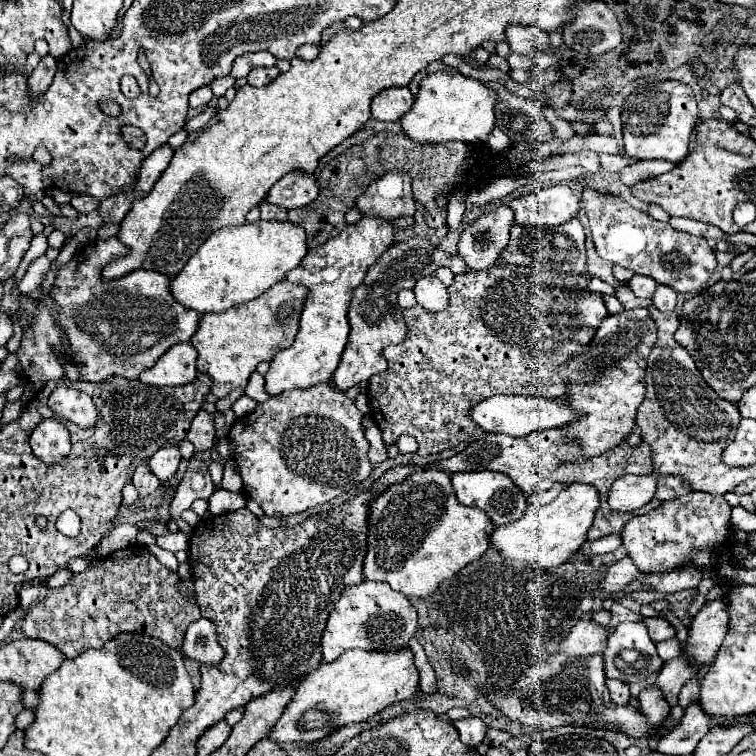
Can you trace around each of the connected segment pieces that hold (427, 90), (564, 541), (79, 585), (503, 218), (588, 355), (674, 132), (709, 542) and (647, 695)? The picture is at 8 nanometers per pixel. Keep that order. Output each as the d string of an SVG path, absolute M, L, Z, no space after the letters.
M446 65L442 71L428 73L420 81L418 97L412 109L402 117L402 127L408 137L416 143L444 143L444 141L464 141L464 143L484 143L486 137L496 127L494 105L498 103L498 93L480 79L462 75L458 69Z
M572 483L554 501L546 505L530 503L526 513L518 521L496 527L490 541L506 559L528 561L531 565L542 569L557 567L568 562L588 539L586 535L594 523L598 507L600 507L600 495L594 485Z
M128 545L102 559L96 567L74 575L64 587L48 589L46 599L28 609L22 631L32 639L54 645L66 657L78 657L90 647L100 649L124 631L154 635L178 649L182 647L188 625L200 619L200 609L194 601L182 599L174 583L176 575L156 555L142 545Z
M498 205L496 209L482 213L462 231L458 255L472 271L486 271L500 265L500 255L510 241L512 227L514 219L508 205Z
M642 307L624 309L618 315L608 315L600 323L592 341L582 347L582 349L586 349L582 355L572 355L562 367L556 369L568 387L562 397L564 405L584 413L584 415L580 415L580 419L562 427L566 431L566 439L572 439L582 447L584 457L602 455L604 451L624 443L628 439L628 435L632 433L632 429L636 425L636 409L642 403L644 393L646 393L644 371L646 371L646 359L648 359L654 343L656 343L656 327L654 327L652 317L648 315L648 309L642 309Z
M662 81L630 93L622 105L624 151L638 161L664 159L680 163L688 155L688 143L694 125L698 123L698 105L690 85L678 81Z
M688 493L666 501L662 507L656 507L648 515L632 517L622 529L622 541L624 541L622 545L626 547L628 555L642 573L678 571L682 567L688 567L692 563L692 557L700 551L708 551L718 557L730 557L730 561L734 561L732 545L730 545L730 513L732 507L724 501L724 497L714 497L710 493Z
M656 687L644 689L638 695L638 703L640 713L646 717L650 725L660 725L666 719L666 715L670 715L670 705L666 703L666 699L662 699L662 691L658 691Z

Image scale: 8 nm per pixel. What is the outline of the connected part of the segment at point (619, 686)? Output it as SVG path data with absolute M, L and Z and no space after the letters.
M608 679L606 681L606 687L610 691L610 697L616 705L626 705L628 699L630 699L630 691L628 691L628 685L622 683L622 681L616 681L616 679Z

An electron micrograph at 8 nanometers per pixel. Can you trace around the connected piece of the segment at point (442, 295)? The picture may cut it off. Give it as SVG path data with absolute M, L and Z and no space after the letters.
M424 275L418 277L414 285L414 295L416 301L426 307L428 311L442 311L448 305L448 291L442 281L438 281L434 275Z

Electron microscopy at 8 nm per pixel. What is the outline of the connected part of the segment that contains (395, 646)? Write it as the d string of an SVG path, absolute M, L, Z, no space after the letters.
M362 581L360 585L346 587L340 595L334 611L328 617L324 635L322 635L322 659L324 663L336 661L348 649L364 651L402 651L408 647L408 641L416 635L418 613L412 603L388 583Z

